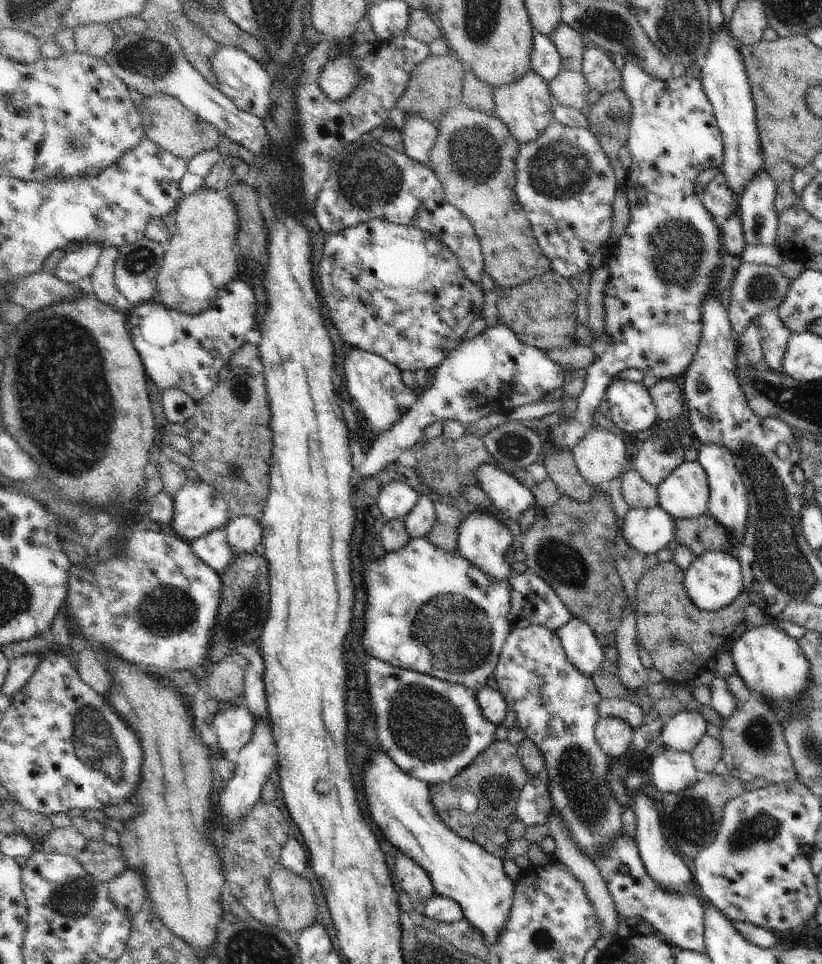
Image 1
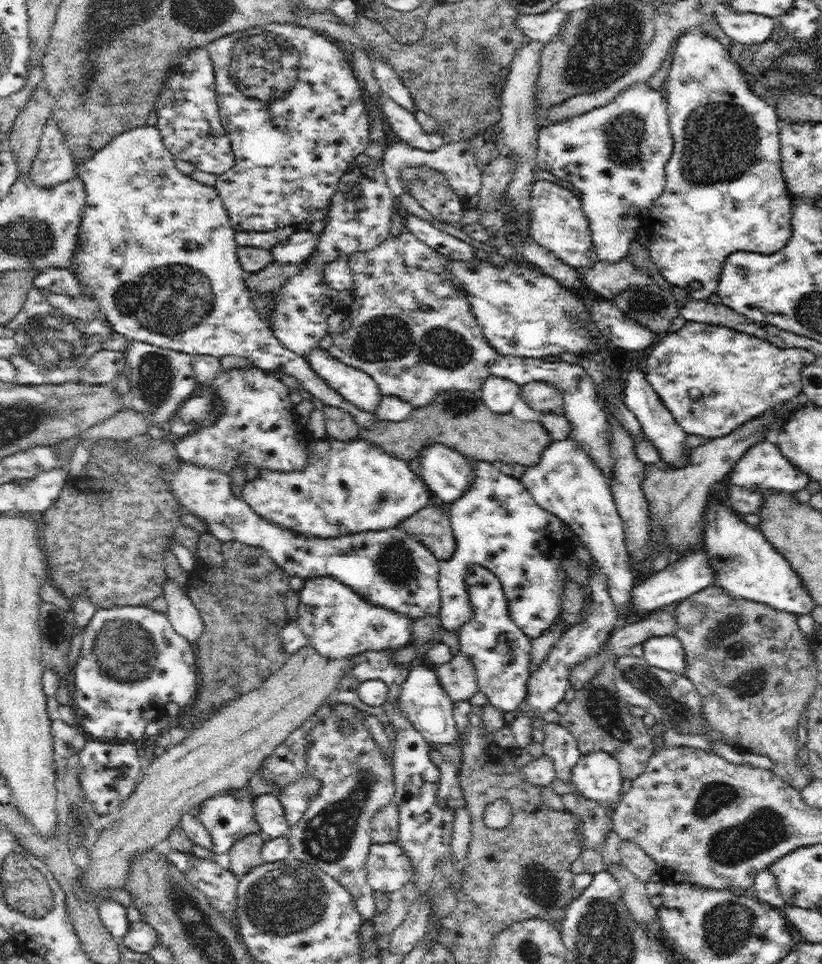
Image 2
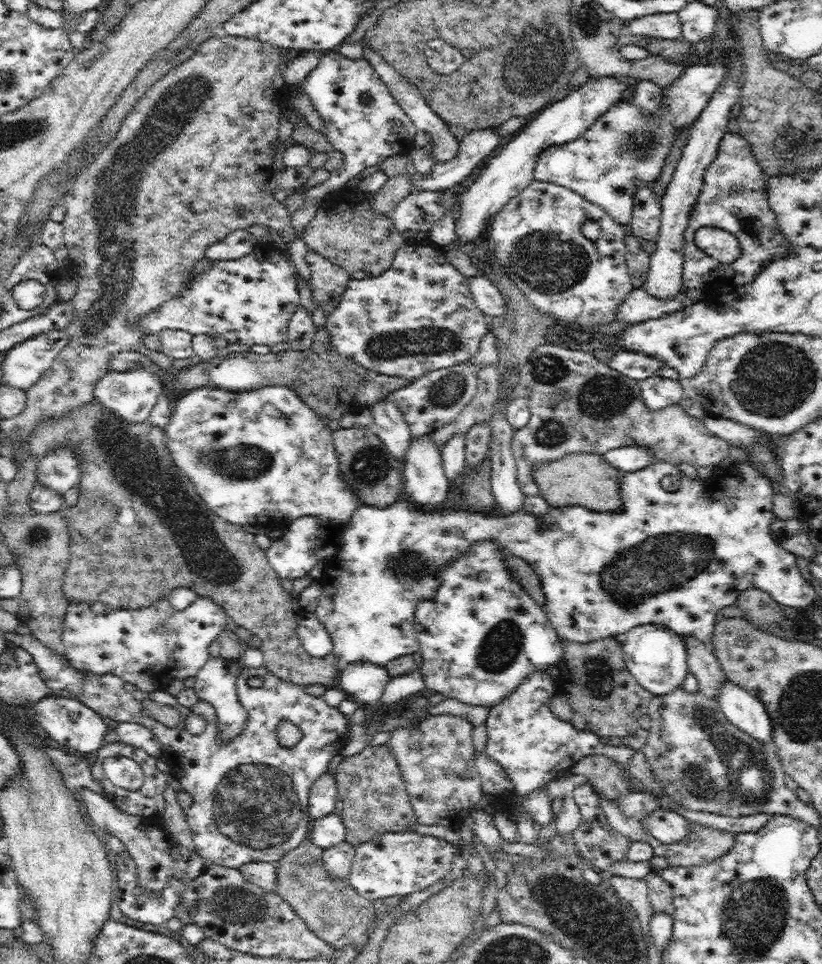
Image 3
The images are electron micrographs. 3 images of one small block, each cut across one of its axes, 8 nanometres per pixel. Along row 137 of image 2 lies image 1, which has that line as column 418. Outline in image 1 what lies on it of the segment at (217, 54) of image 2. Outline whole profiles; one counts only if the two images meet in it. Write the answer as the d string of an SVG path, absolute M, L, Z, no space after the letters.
M375 218L356 226L345 228L344 230L329 233L324 242L324 250L322 250L322 258L318 264L318 278L320 278L320 286L322 286L323 299L326 300L332 323L342 334L344 344L350 344L351 347L362 348L364 350L383 356L388 362L395 364L403 370L416 372L420 369L435 369L442 364L442 361L454 349L459 348L459 344L463 341L464 334L468 332L468 328L474 320L483 316L482 306L484 306L484 294L482 288L478 288L472 280L466 278L464 270L460 266L458 258L444 242L436 238L430 232L424 232L419 228L412 226L397 225L388 220Z

